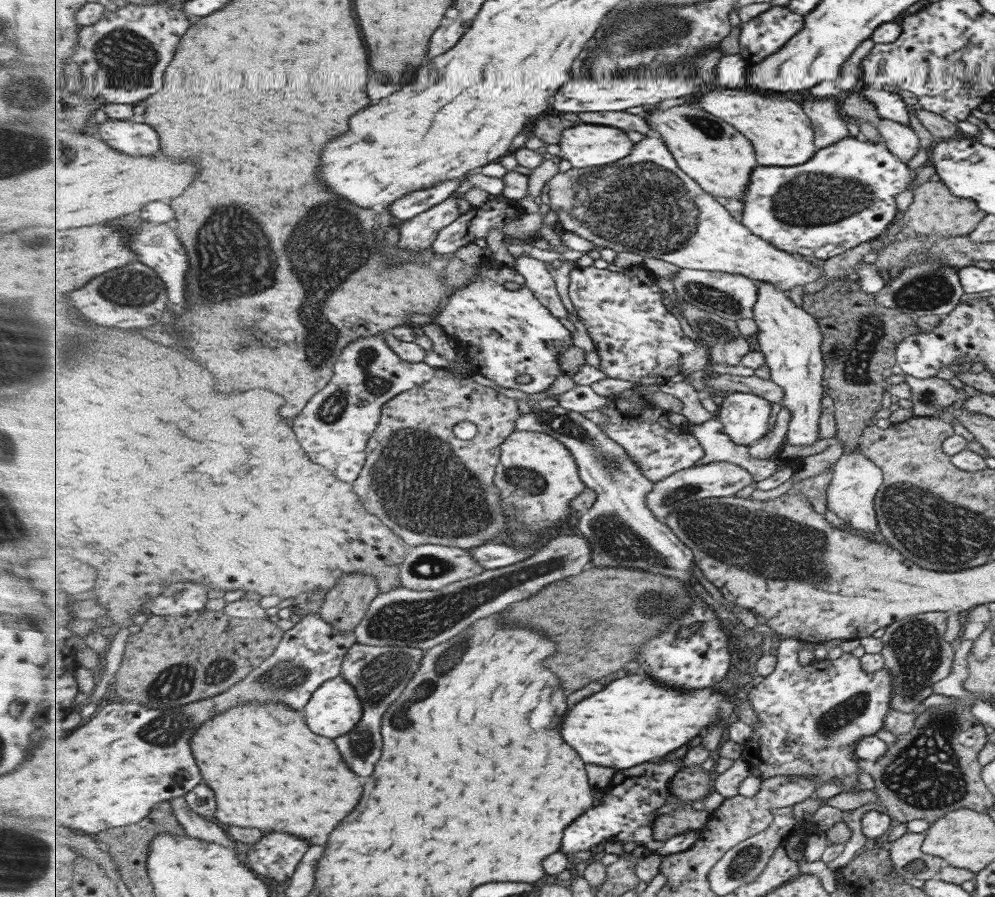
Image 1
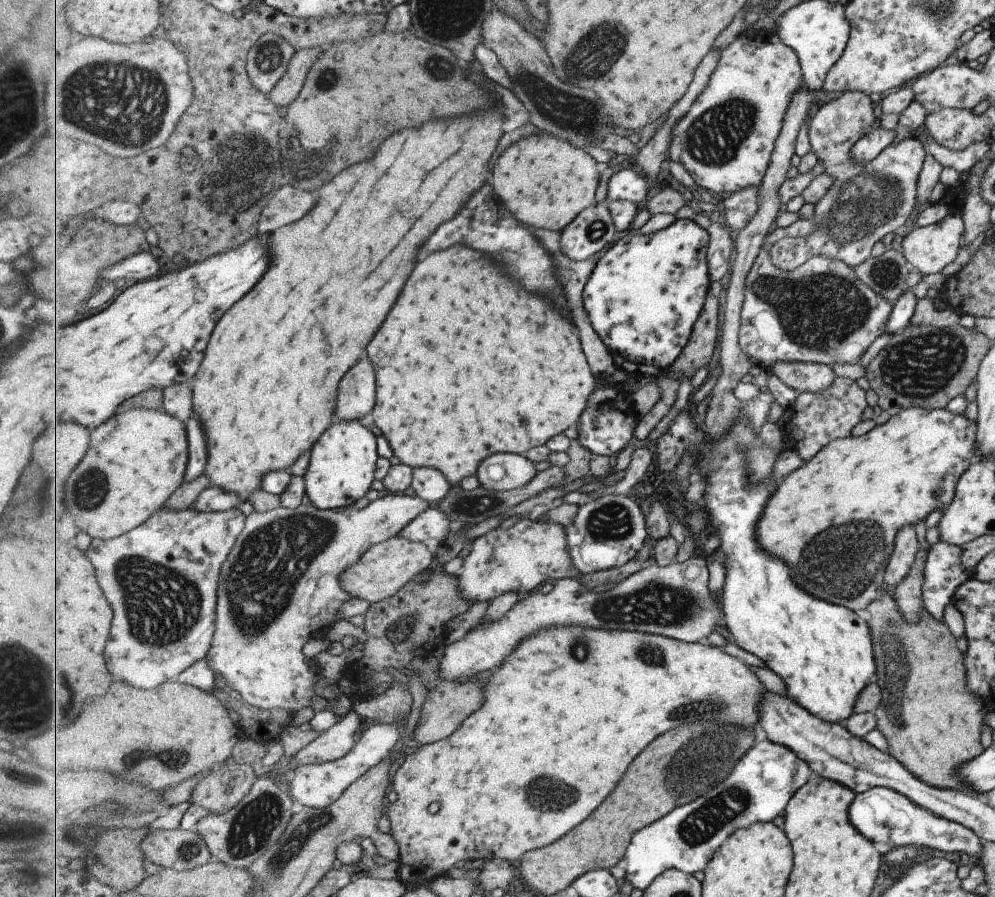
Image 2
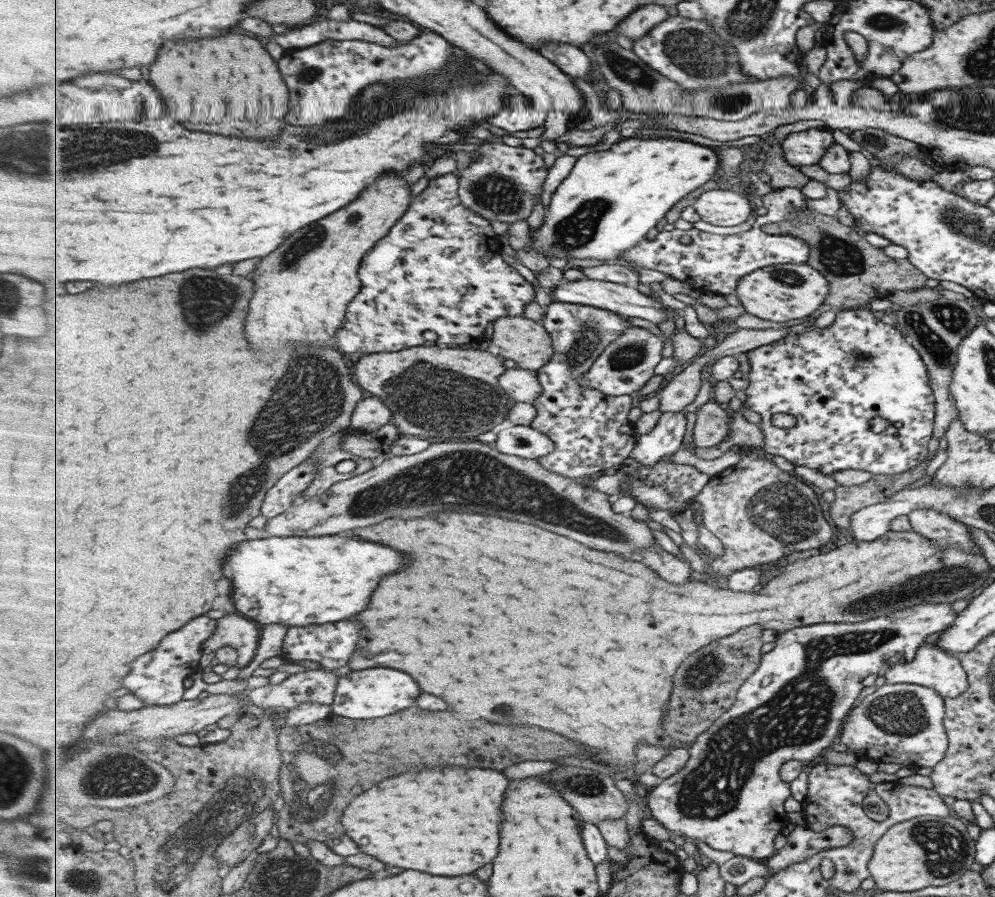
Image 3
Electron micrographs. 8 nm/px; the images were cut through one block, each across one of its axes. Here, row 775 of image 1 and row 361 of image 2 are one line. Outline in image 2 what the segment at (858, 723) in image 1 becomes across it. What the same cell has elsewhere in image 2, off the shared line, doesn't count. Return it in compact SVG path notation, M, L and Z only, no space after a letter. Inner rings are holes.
M812 218L799 219L787 228L775 227L767 235L763 248L747 277L745 304L741 313L741 350L755 364L760 364L767 370L773 368L777 362L813 362L813 364L830 367L831 364L855 364L869 344L877 336L881 336L889 320L891 304L885 298L881 298L876 291L865 286L865 283L857 278L852 267L845 266L844 262L823 258L823 256L813 256L809 262L793 272L781 270L773 262L773 246L777 246L777 242L781 242L783 236L809 236L815 229L816 223Z

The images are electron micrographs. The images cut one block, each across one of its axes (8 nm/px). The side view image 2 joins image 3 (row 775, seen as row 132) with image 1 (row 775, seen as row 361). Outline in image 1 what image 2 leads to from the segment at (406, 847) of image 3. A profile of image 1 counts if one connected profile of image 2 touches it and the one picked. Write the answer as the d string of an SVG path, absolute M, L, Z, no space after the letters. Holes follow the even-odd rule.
M247 702L245 706L221 714L195 734L193 750L197 750L205 784L217 794L217 818L223 824L259 828L263 832L289 832L319 846L329 842L329 834L359 804L363 782L361 776L345 764L335 740L311 732L307 724L304 712L285 704Z

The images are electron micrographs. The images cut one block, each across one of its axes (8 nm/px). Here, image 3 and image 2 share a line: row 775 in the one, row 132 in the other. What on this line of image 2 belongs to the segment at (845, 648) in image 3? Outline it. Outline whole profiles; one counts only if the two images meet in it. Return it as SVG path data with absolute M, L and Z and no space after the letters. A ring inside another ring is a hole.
M773 30L745 31L737 42L721 51L719 66L707 88L696 98L691 110L685 112L681 122L677 122L668 158L683 164L695 178L697 187L709 193L729 196L747 186L760 186L784 129L785 112L791 97L796 90L801 90L803 84L800 56L781 40L780 34Z

